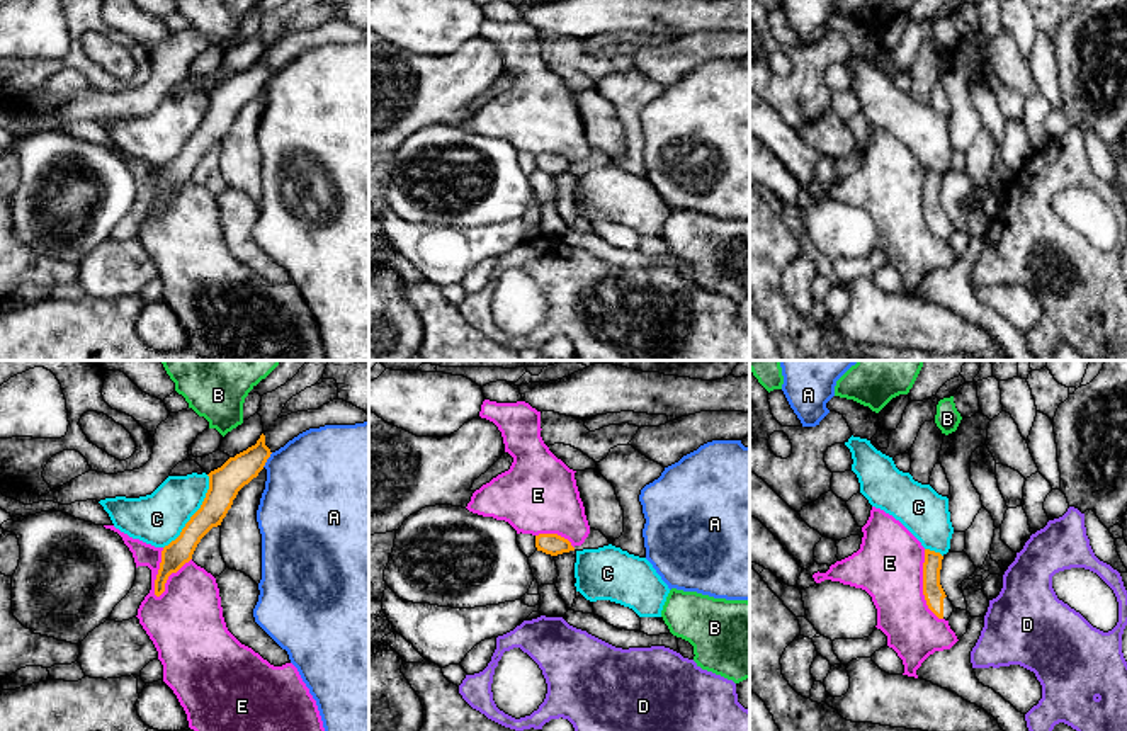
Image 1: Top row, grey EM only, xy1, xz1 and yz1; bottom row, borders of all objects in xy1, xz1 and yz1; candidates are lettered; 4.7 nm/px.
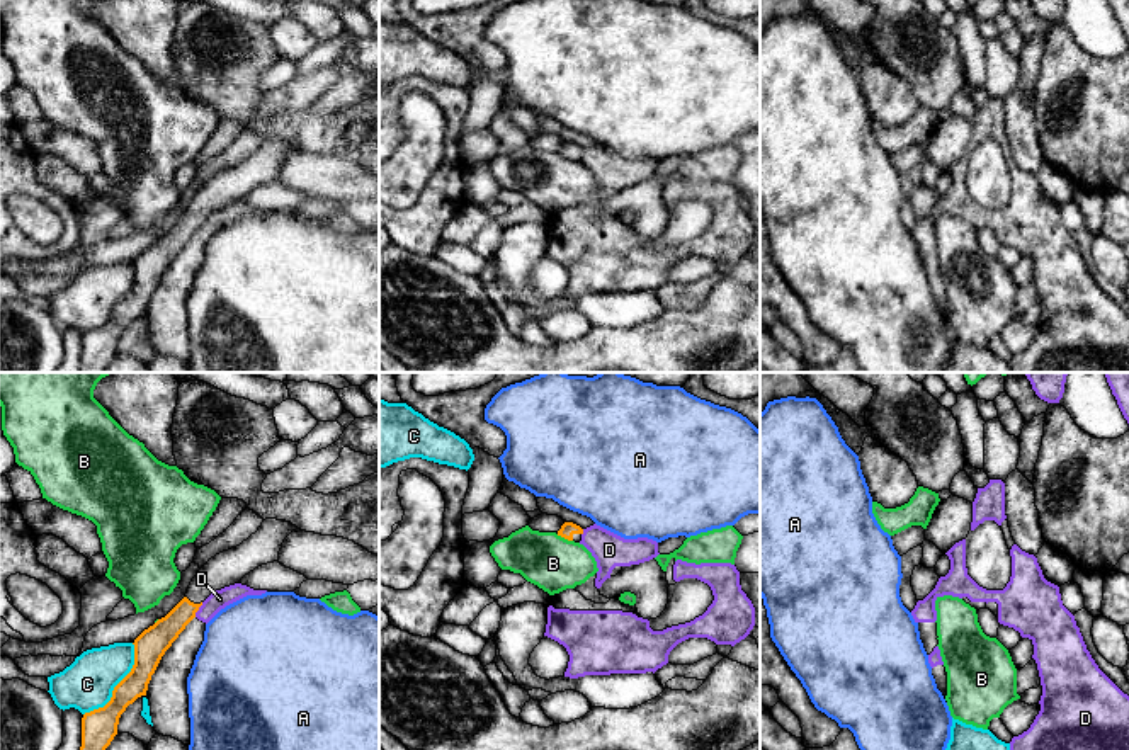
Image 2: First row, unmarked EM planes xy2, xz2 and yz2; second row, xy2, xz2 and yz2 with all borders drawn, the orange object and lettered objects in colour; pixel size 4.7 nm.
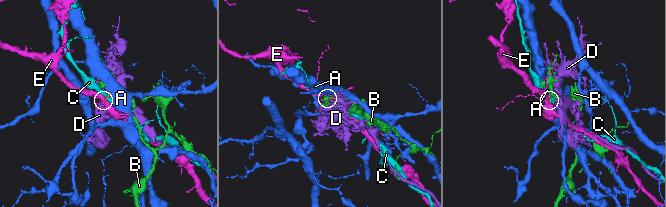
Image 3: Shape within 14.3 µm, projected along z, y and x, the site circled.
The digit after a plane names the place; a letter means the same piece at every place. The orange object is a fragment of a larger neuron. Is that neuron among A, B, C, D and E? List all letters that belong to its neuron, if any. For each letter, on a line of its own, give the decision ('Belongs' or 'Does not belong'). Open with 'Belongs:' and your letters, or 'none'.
Belongs: none
A: Does not belong
B: Does not belong
C: Does not belong
D: Does not belong
E: Does not belong

